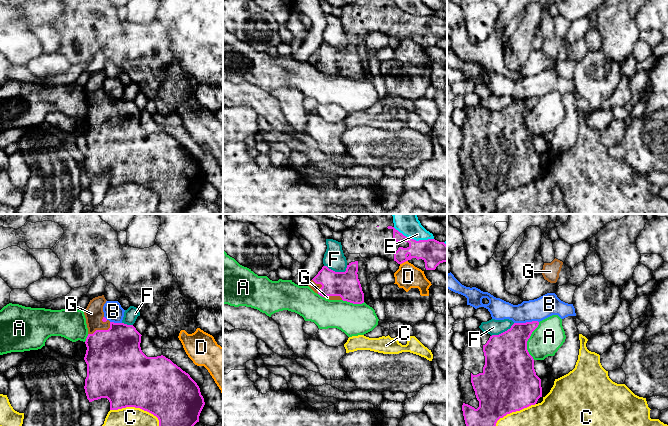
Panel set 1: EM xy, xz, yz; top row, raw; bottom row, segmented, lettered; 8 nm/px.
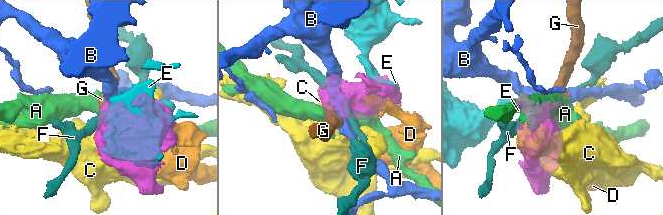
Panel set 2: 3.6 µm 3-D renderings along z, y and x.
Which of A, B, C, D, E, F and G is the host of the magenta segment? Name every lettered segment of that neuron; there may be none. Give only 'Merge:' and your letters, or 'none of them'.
Merge: G

